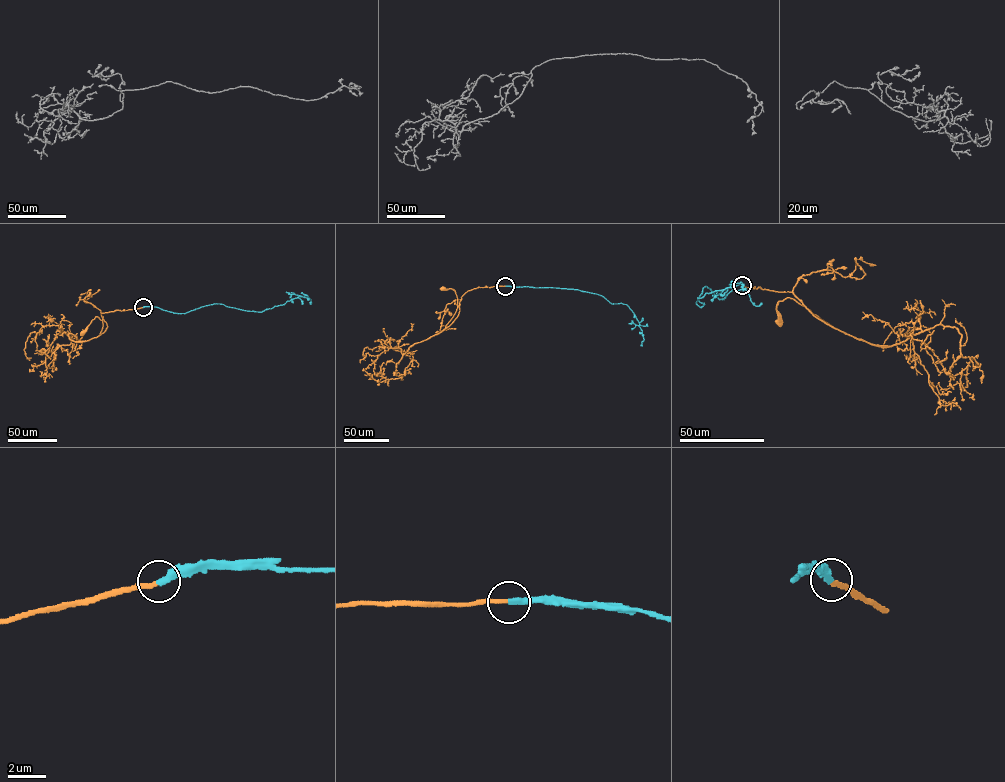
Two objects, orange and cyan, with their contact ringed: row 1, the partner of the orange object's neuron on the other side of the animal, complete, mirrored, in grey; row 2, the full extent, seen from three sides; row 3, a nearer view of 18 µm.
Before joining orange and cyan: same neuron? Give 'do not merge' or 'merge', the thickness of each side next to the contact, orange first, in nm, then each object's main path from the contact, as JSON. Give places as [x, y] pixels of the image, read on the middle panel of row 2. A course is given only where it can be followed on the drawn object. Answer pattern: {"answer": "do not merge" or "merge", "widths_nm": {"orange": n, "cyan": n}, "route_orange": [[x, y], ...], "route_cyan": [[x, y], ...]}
{"answer": "merge", "widths_nm": {"orange": 200, "cyan": 320}, "route_orange": [[505, 286], [467, 291], [461, 297], [458, 315], [445, 328], [455, 312], [457, 300], [454, 291], [442, 288]], "route_cyan": [[505, 286], [578, 289], [599, 294], [611, 304], [626, 304], [642, 330], [644, 339], [641, 345]]}

